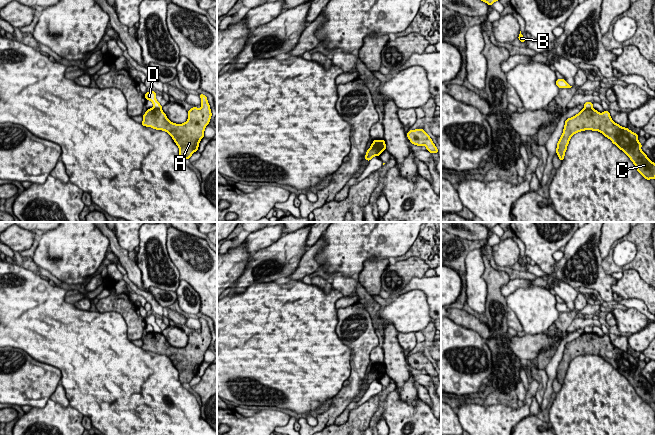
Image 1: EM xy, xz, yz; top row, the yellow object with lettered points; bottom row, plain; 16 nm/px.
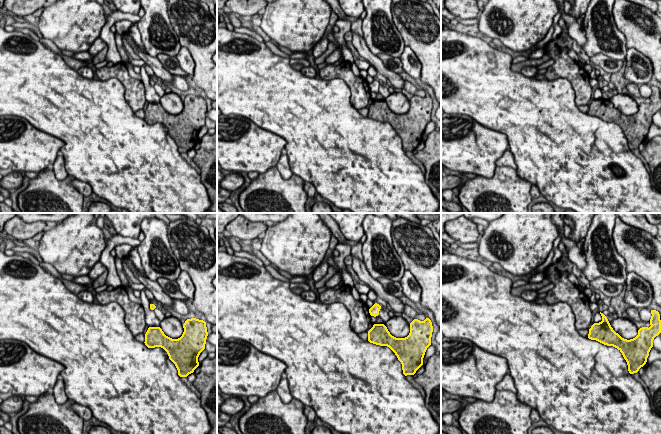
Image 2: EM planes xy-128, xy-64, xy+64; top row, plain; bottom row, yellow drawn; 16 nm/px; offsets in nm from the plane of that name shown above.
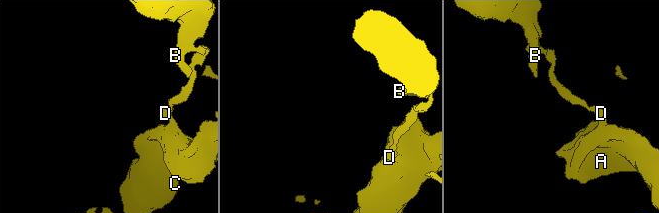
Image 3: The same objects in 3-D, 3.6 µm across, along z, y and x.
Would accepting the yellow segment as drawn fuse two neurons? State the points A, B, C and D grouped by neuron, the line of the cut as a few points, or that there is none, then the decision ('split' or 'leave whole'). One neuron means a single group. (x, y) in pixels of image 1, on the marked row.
A C / B D; cut in xy along (153, 106), (161, 109); split

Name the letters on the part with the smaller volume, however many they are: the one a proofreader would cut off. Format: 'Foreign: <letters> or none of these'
Foreign: B, D

